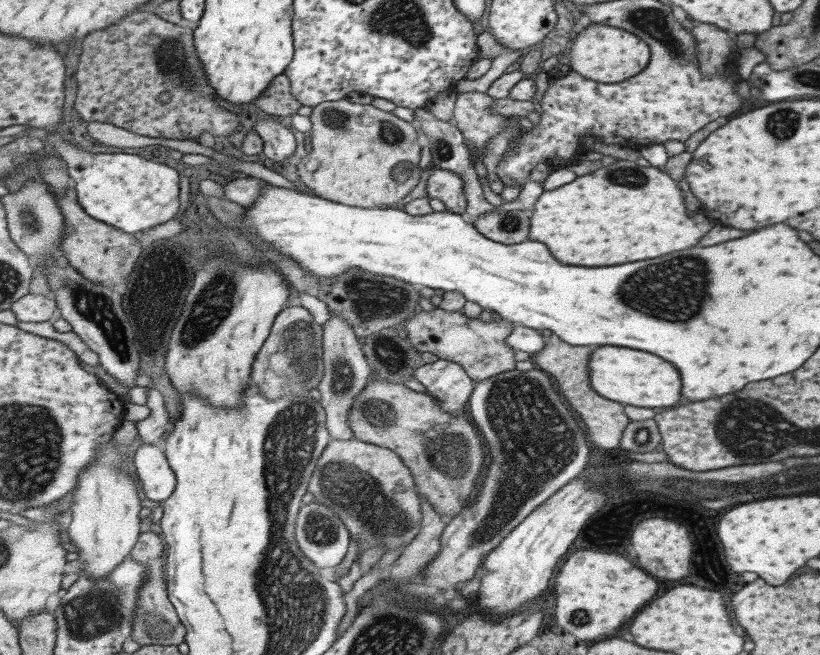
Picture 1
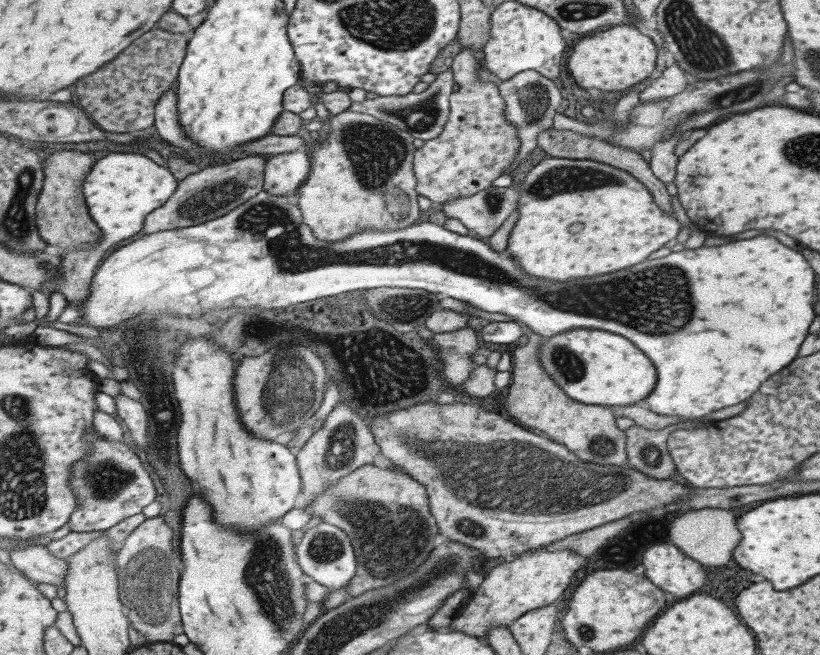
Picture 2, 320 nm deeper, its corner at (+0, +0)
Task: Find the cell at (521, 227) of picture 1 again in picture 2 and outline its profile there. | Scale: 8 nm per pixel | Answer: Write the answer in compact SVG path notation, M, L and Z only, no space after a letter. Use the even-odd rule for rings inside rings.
M487 188L467 198L455 198L441 205L444 214L457 218L475 236L493 236L501 224L518 210L519 188Z

